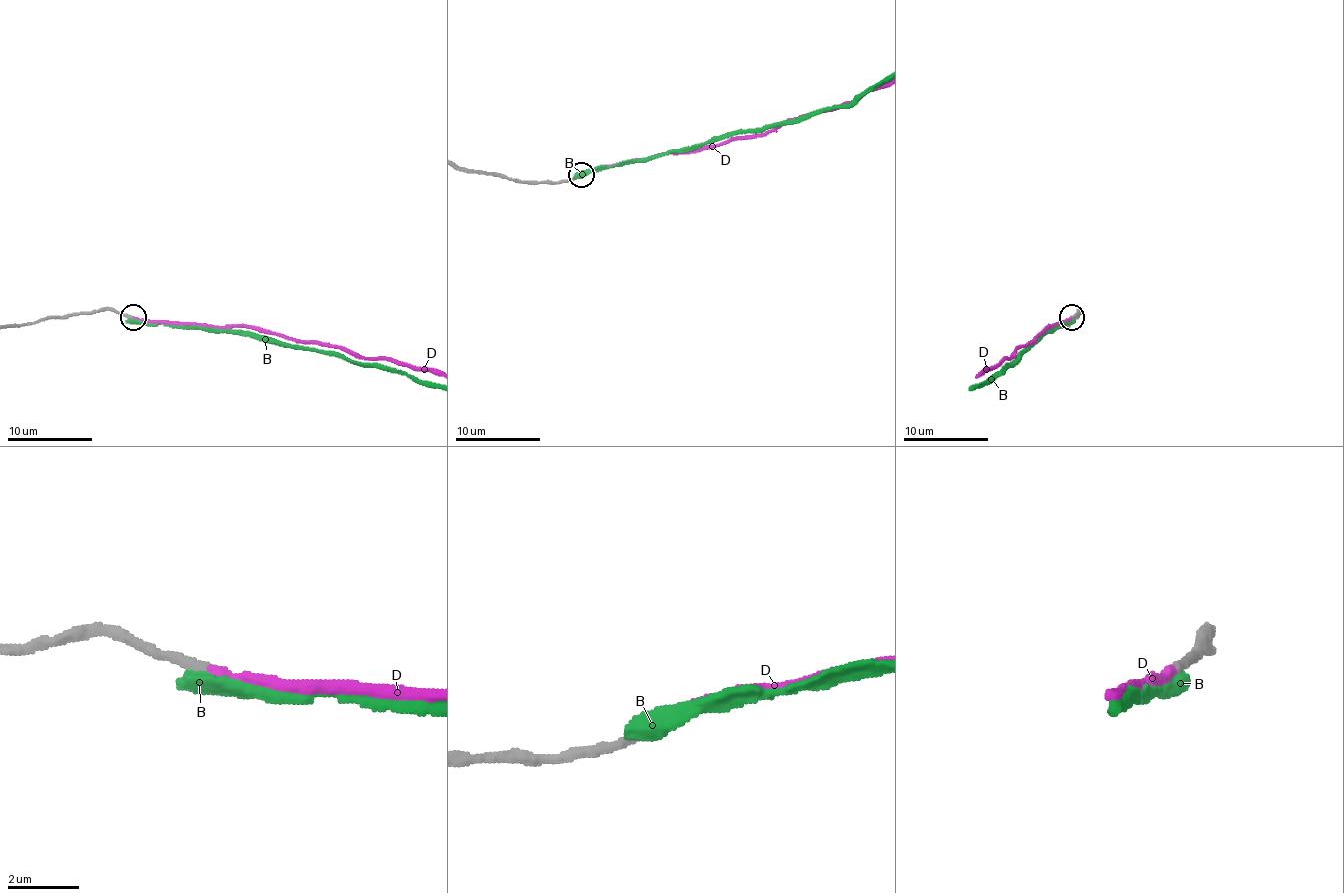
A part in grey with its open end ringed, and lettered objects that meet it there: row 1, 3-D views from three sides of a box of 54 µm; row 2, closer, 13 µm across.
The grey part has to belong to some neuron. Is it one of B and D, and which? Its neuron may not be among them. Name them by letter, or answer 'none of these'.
D

